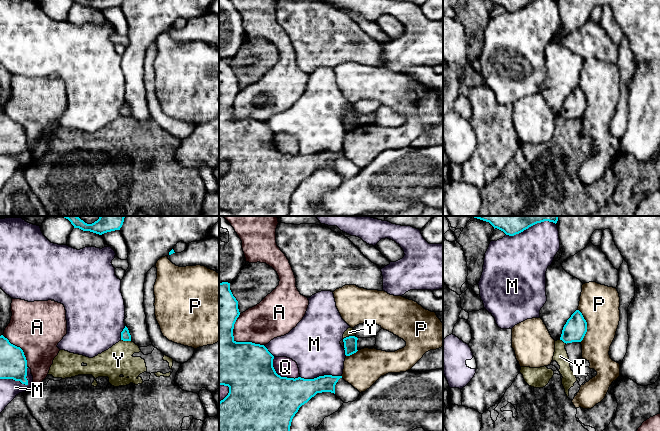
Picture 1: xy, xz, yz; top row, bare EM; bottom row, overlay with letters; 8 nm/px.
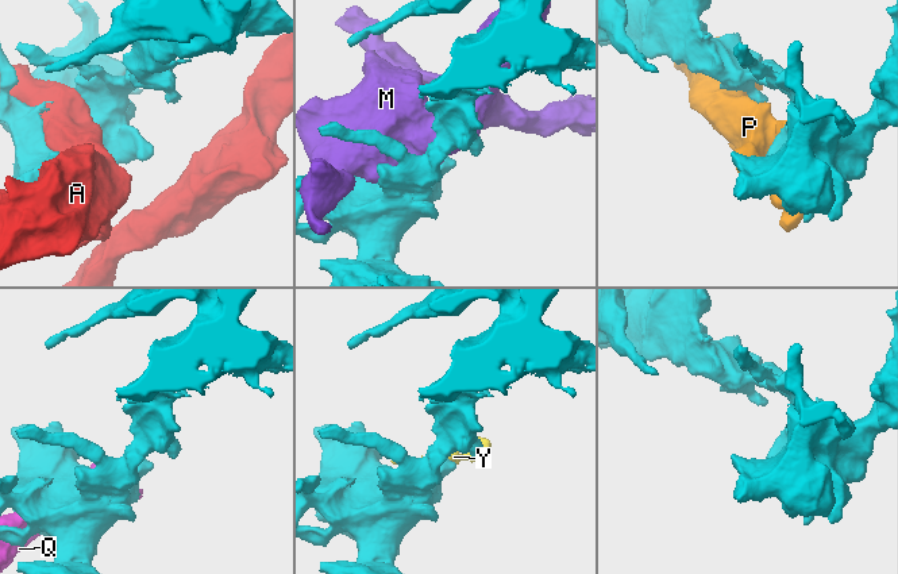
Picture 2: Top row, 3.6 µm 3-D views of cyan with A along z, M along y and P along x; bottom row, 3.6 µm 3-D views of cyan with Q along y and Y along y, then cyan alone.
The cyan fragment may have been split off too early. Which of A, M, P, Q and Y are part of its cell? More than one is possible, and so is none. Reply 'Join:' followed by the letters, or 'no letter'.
Join: no letter

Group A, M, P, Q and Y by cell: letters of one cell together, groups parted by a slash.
A / M / P / Q Y

